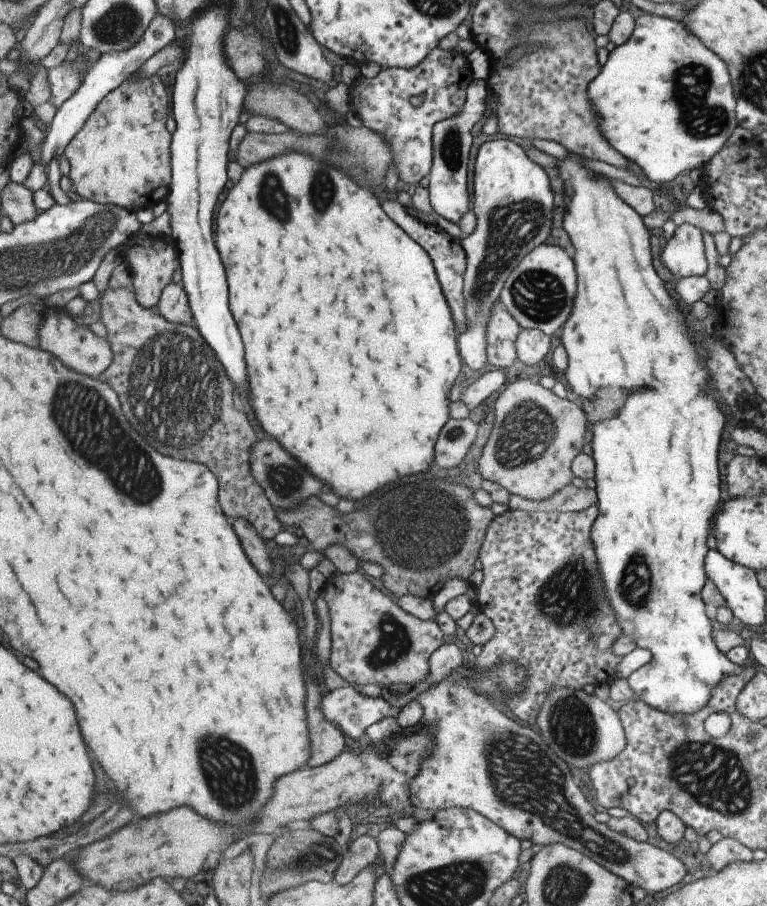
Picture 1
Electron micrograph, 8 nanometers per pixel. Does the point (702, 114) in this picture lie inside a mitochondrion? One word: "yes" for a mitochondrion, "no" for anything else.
yes

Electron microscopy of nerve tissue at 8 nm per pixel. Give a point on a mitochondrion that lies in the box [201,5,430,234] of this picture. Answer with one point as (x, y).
(358, 159)

